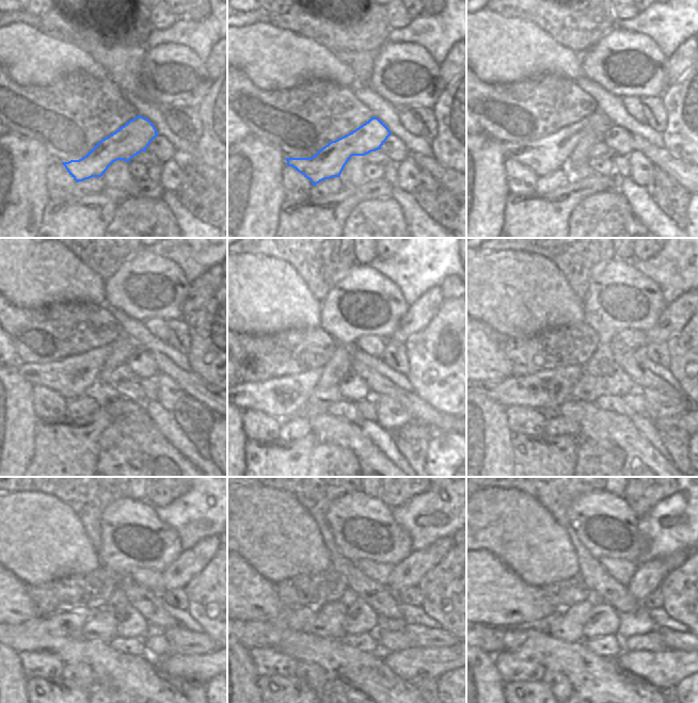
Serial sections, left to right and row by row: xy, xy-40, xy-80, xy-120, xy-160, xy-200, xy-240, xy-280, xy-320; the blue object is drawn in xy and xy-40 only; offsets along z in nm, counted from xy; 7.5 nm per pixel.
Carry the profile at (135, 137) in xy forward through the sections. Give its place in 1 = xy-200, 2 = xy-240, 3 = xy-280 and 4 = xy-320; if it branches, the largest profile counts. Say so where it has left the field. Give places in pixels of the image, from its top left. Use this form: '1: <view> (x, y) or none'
1: xy-200 (545, 390)
2: xy-240 (40, 633)
3: xy-280 (252, 635)
4: xy-320 (491, 639)

